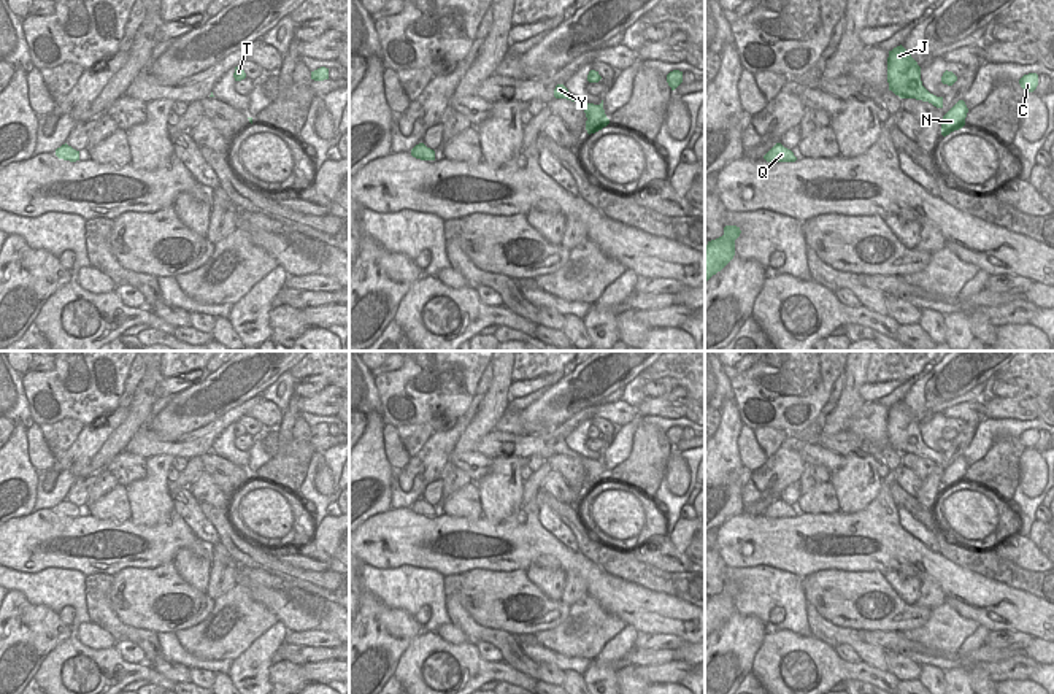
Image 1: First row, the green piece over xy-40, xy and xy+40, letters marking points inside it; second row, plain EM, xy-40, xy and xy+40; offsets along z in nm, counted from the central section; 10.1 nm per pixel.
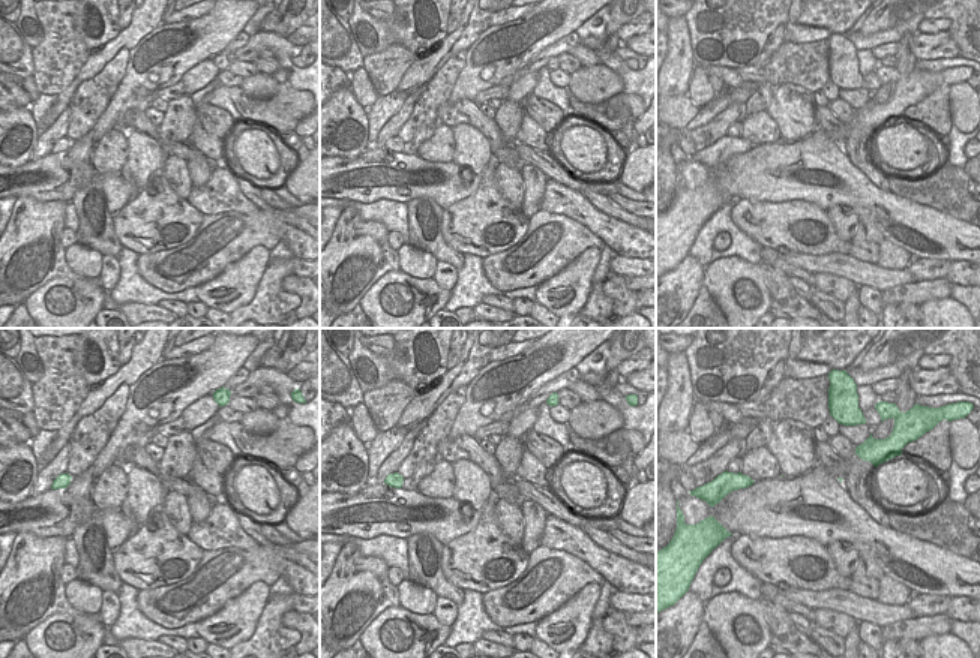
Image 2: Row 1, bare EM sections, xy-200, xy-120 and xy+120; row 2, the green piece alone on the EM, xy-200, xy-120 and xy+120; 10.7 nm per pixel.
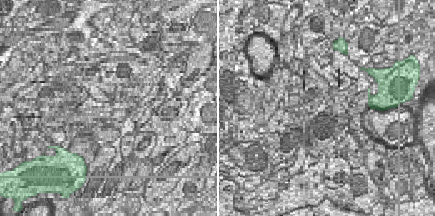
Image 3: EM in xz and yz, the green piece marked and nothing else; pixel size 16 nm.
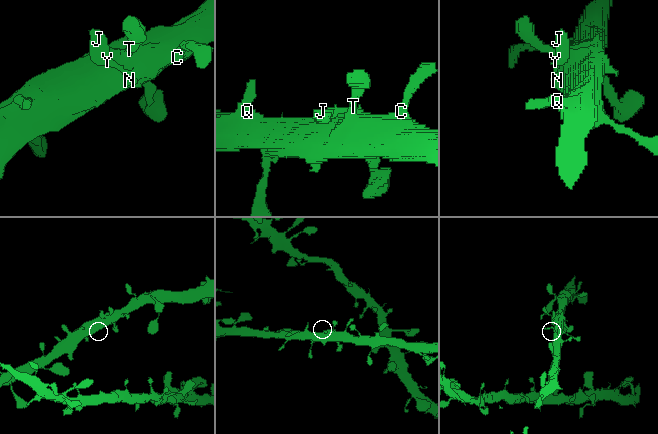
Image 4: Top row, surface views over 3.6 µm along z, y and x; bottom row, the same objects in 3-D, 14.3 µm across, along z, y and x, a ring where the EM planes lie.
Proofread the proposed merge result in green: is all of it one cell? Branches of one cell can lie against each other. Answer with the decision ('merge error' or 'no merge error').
no merge error

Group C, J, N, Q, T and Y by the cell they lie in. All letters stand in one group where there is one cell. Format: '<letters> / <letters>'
C J N Q T Y

